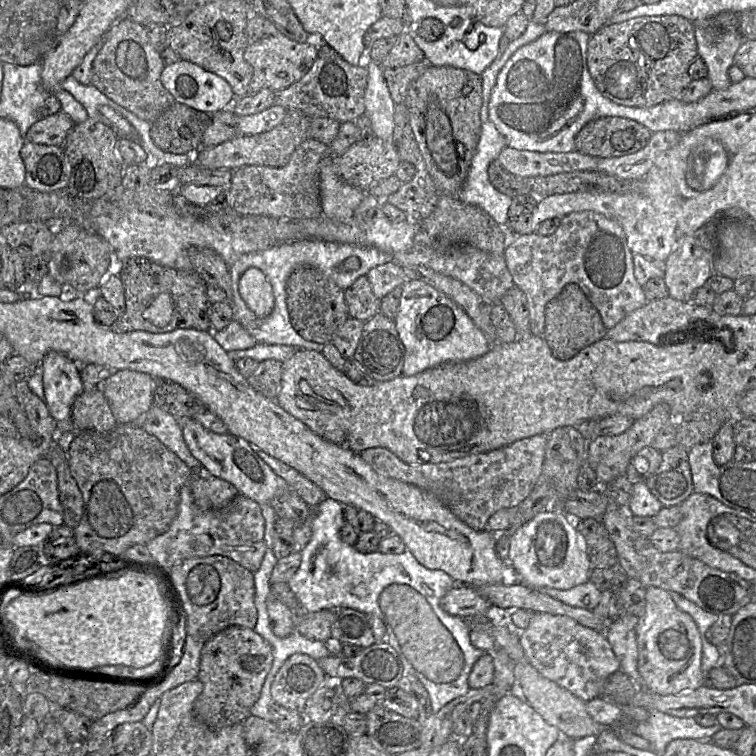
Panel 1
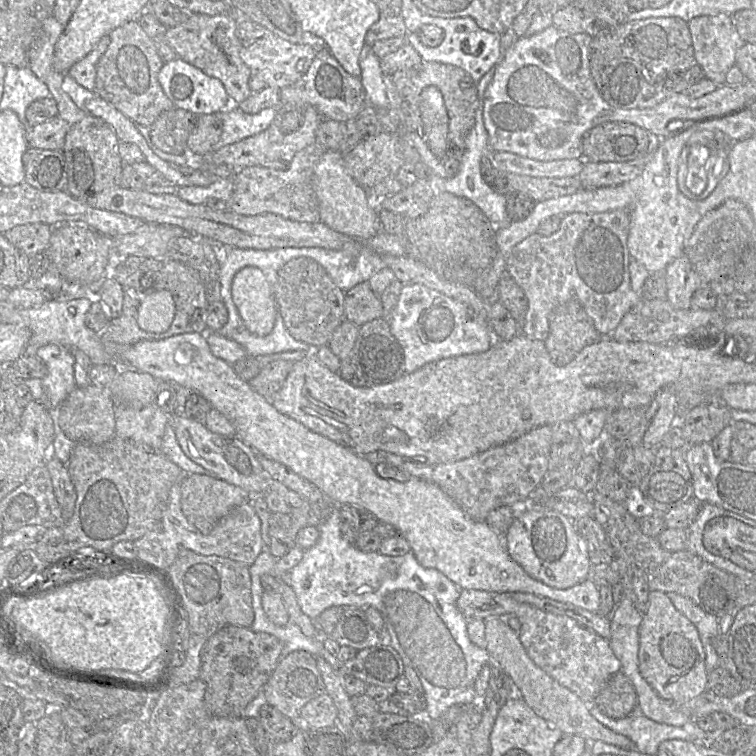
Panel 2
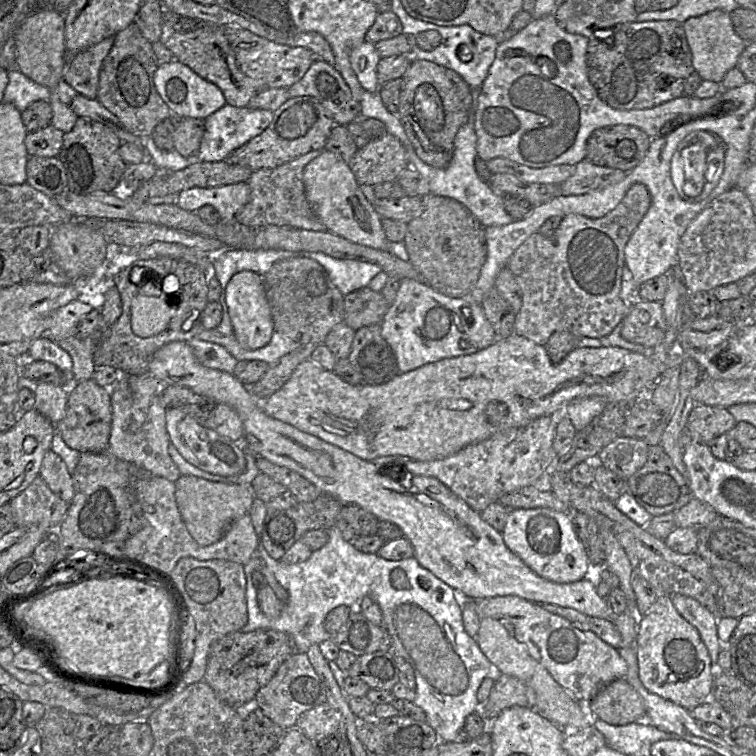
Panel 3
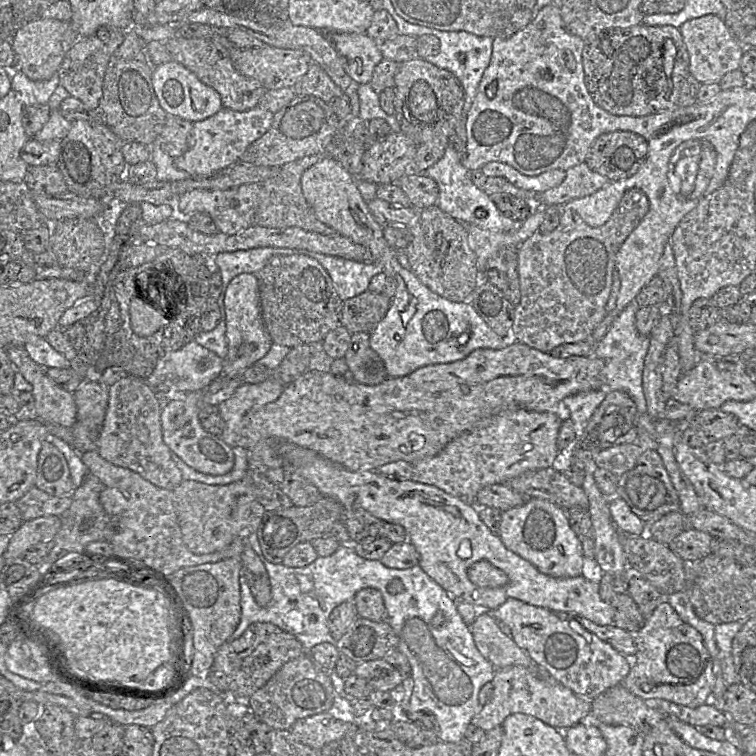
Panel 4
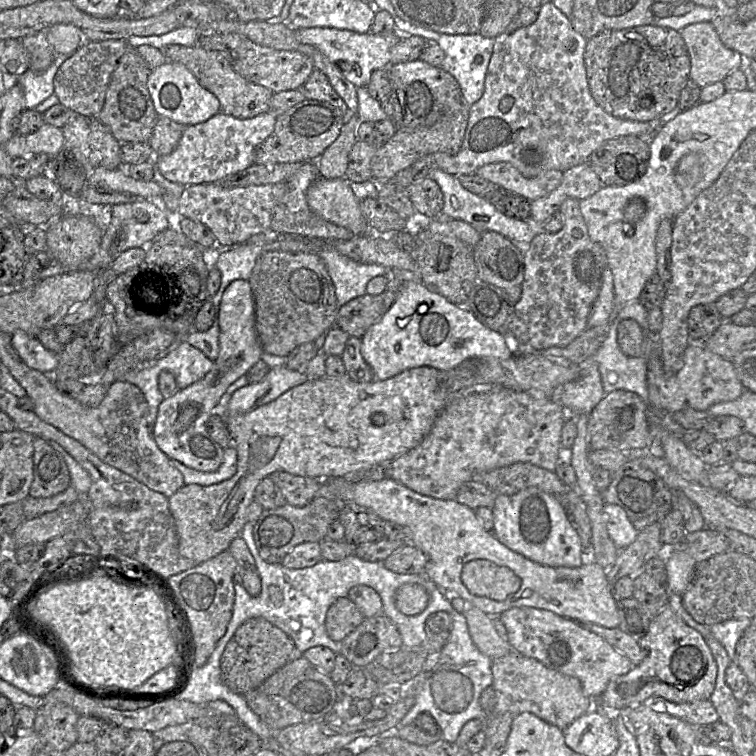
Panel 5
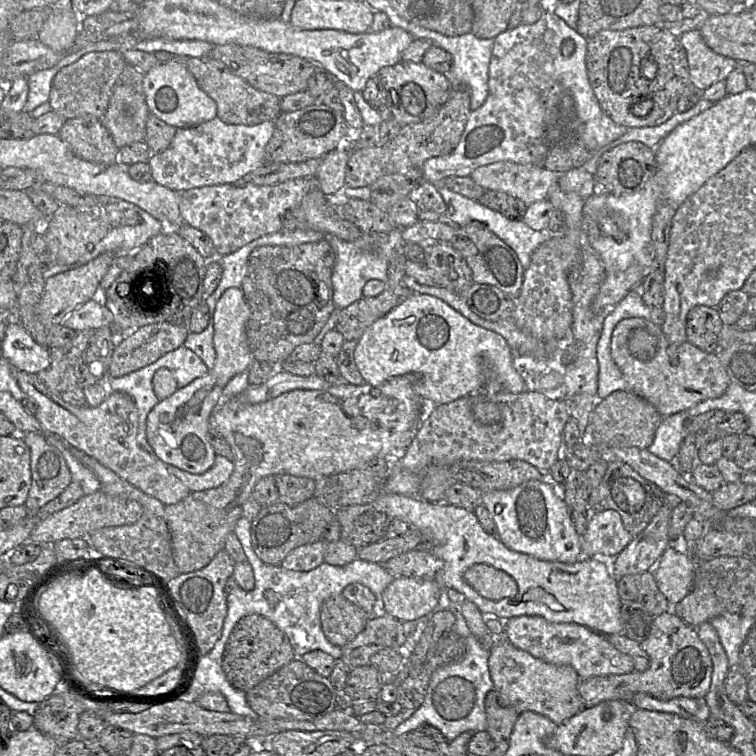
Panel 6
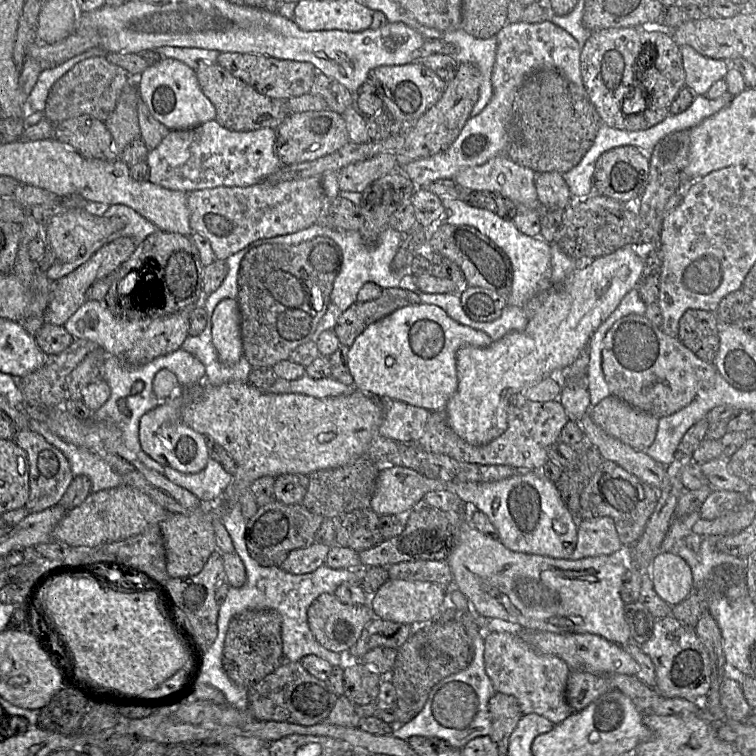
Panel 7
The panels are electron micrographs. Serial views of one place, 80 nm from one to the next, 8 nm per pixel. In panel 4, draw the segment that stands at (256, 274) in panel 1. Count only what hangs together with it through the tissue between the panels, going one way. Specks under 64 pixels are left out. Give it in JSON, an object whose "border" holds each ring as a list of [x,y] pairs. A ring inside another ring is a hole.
{"border":[[[243,273],[230,281],[225,293],[222,316],[226,322],[228,352],[223,359],[222,370],[217,379],[221,379],[223,383],[230,383],[263,358],[273,343],[261,318],[258,282],[255,275]]]}

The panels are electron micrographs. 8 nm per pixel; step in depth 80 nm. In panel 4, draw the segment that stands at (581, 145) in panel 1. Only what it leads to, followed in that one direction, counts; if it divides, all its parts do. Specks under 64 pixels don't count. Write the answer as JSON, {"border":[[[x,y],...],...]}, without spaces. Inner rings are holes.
{"border":[[[630,131],[604,133],[592,143],[586,164],[611,182],[630,178],[646,160],[648,141]]]}

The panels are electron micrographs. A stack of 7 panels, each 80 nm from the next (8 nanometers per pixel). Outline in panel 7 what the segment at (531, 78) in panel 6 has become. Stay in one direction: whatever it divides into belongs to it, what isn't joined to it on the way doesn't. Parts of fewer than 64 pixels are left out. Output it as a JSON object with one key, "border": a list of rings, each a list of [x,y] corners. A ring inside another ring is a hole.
{"border":[[[550,20],[529,24],[521,21],[507,23],[496,35],[497,50],[492,70],[493,95],[477,116],[469,117],[451,146],[428,158],[412,161],[399,170],[406,174],[417,188],[440,179],[453,179],[461,170],[479,166],[490,159],[504,155],[508,143],[507,127],[518,89],[531,73],[555,69],[579,88],[584,88],[580,68],[582,48],[576,39]]]}

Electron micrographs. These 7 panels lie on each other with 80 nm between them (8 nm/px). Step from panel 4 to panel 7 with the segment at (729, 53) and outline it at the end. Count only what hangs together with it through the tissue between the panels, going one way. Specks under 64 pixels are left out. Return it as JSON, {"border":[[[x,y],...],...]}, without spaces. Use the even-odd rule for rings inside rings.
{"border":[[[689,45],[679,46],[685,72],[685,86],[696,96],[707,93],[718,80],[724,79],[730,67],[725,60],[717,60],[699,54]]]}

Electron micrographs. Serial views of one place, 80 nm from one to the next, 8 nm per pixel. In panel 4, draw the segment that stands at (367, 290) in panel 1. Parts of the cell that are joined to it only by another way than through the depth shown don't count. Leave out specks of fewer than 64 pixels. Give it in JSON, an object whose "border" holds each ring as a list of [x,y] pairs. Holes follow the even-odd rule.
{"border":[[[369,290],[343,301],[341,325],[350,334],[371,333],[385,317],[392,299],[384,293],[372,293]]]}

